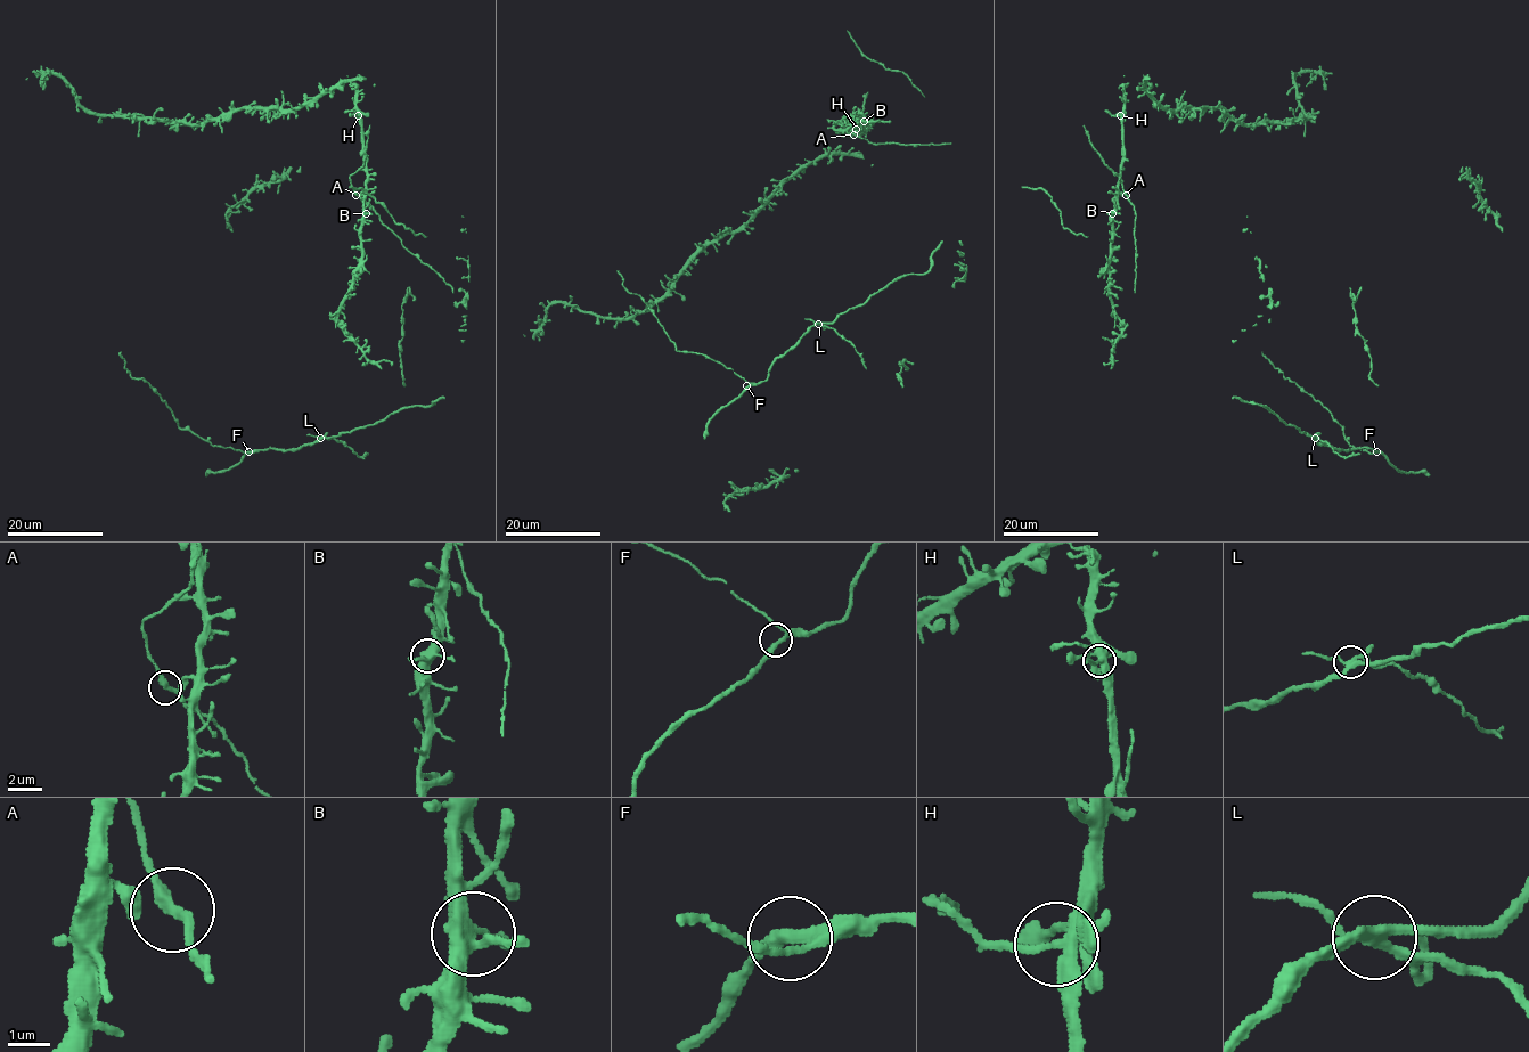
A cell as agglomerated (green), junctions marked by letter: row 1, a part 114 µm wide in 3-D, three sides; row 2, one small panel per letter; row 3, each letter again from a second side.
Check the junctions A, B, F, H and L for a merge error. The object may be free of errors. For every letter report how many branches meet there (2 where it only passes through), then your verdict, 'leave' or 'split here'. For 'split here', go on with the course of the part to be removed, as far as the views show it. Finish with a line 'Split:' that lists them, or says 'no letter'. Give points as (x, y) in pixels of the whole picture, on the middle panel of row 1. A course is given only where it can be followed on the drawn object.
A: 3 | leave
B: 4 | leave
F: 3 | leave
H: 4 | leave
L: 4 | split here
Split: L

